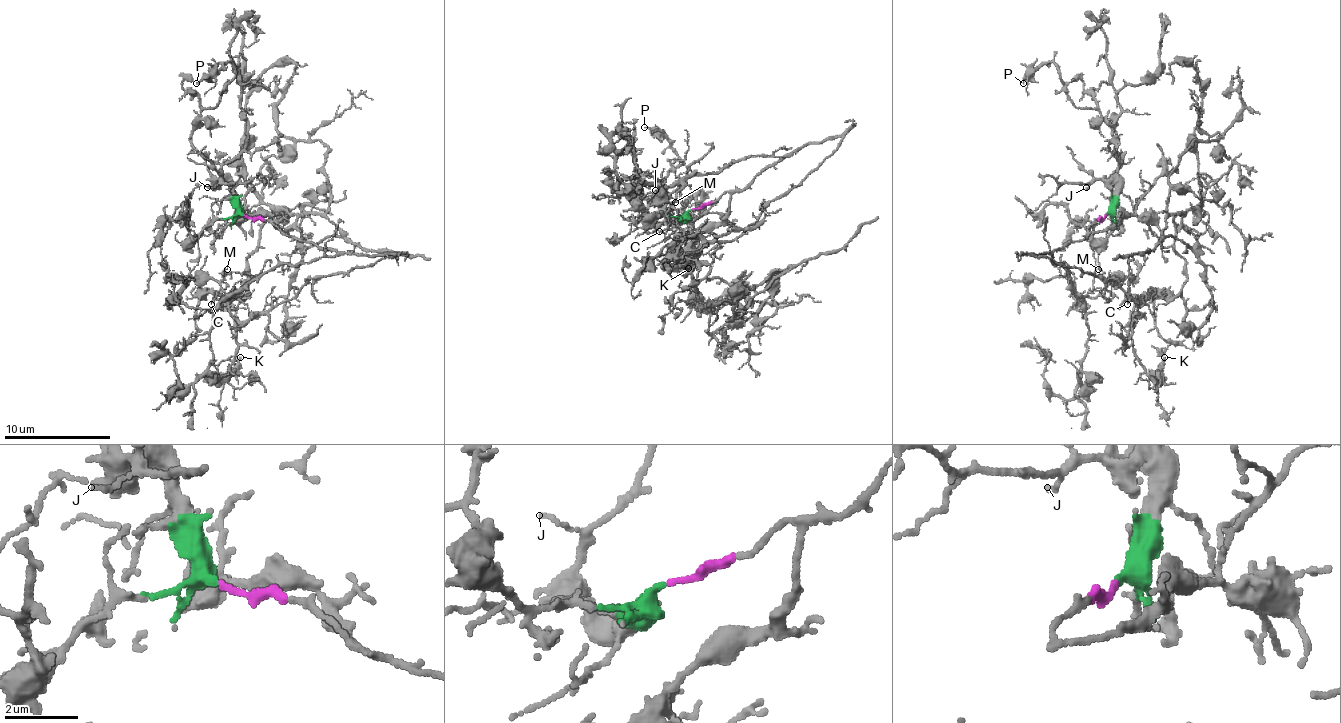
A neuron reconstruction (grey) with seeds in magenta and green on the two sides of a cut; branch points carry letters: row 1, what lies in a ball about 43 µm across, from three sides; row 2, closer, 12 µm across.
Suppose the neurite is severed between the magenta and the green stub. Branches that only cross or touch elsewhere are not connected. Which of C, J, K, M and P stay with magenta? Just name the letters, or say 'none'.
C, K, M

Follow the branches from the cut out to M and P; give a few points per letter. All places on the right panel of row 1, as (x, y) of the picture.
M: (1106, 215), (1056, 252), (1053, 263), (1080, 295), (1093, 298), (1106, 284), (1098, 268)
P: (1106, 215), (1117, 167), (1114, 129), (1093, 108), (1074, 105), (1056, 65), (1042, 63), (1024, 84)

